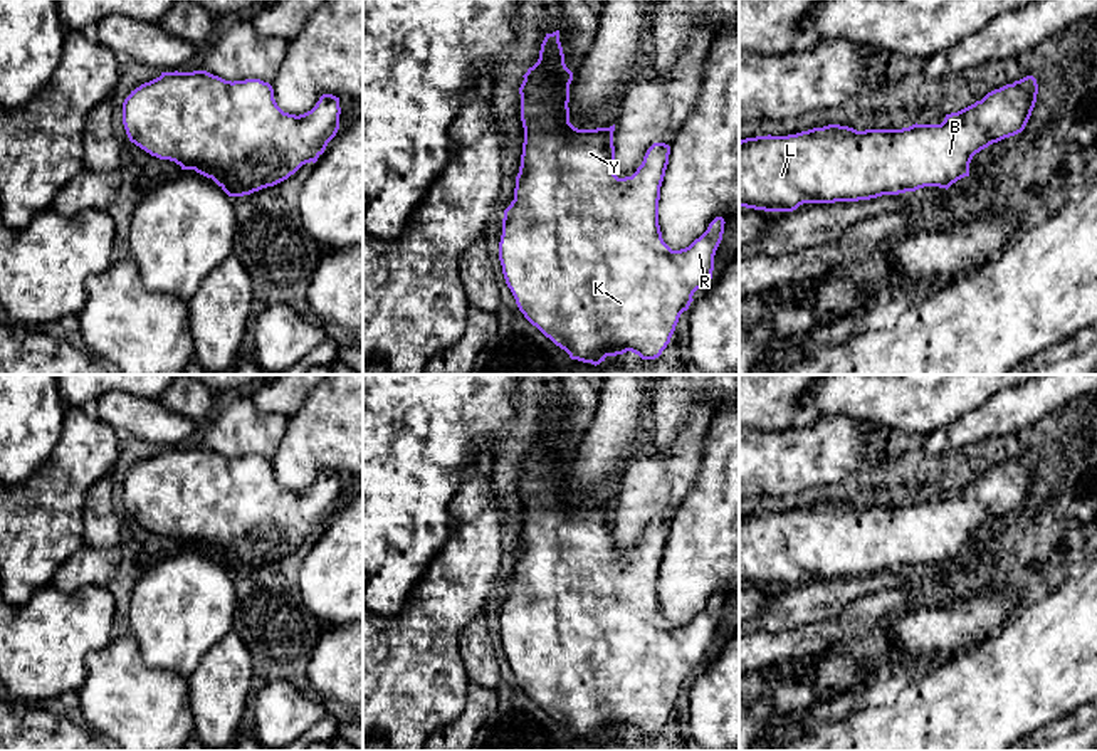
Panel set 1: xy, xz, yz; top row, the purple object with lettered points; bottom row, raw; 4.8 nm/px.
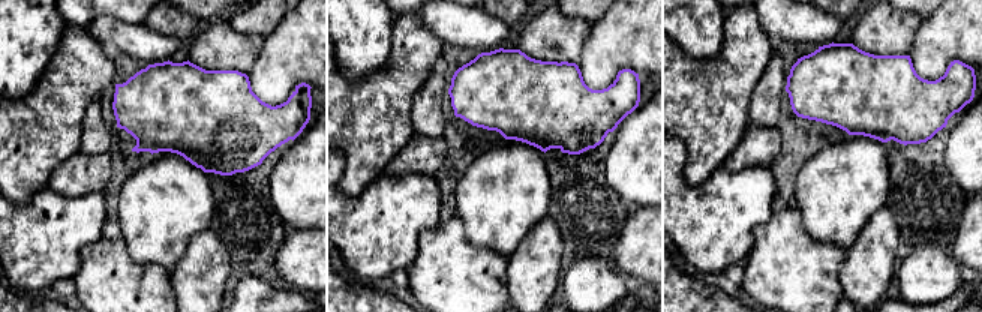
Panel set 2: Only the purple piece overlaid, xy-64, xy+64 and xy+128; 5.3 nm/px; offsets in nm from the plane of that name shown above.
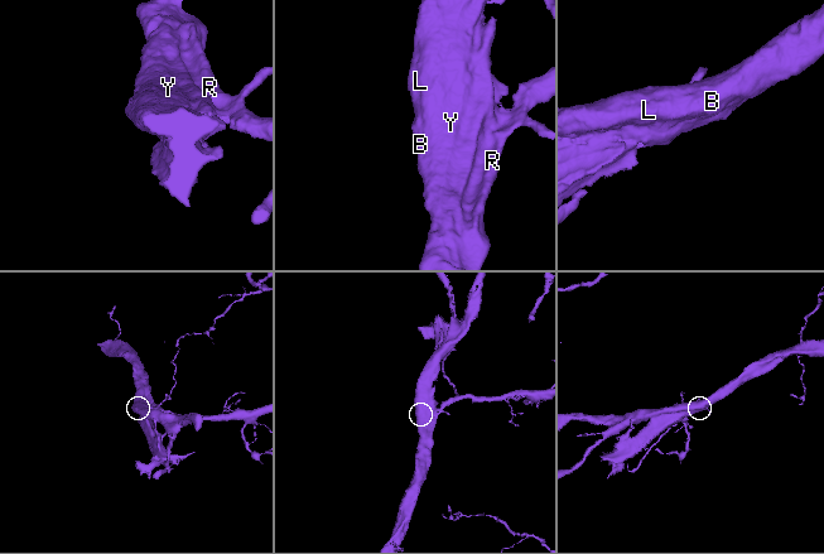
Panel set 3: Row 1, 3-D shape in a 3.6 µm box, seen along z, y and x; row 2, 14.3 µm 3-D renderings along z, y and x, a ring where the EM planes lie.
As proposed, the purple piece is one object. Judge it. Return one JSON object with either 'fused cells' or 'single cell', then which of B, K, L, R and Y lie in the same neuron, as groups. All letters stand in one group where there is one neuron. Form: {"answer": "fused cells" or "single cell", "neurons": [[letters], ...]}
{"answer": "single cell", "neurons": [["B", "K", "L", "R", "Y"]]}

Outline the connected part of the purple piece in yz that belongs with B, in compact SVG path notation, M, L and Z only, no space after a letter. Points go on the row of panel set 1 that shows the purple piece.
M1026 76L1013 84L988 92L981 101L946 114L941 124L912 124L902 129L865 129L828 124L788 136L756 136L739 141L739 208L793 212L803 203L835 203L870 200L882 195L916 192L924 186L949 188L969 176L976 153L1005 138L1021 133L1037 102L1038 84Z

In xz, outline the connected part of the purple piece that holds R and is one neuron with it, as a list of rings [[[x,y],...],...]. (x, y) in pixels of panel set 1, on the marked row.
[[[559,30],[546,34],[538,62],[522,76],[521,121],[524,143],[516,176],[514,200],[504,210],[499,260],[519,311],[571,360],[600,365],[606,356],[632,351],[655,360],[670,343],[679,318],[689,309],[697,289],[712,279],[714,255],[722,240],[724,218],[716,217],[689,247],[672,250],[659,225],[660,186],[670,146],[653,143],[632,176],[615,175],[615,146],[610,128],[578,129],[569,123],[569,84],[573,72],[564,64]]]

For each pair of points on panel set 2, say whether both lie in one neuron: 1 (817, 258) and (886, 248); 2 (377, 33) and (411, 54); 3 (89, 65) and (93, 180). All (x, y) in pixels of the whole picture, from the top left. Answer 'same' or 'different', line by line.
1: different
2: different
3: different

